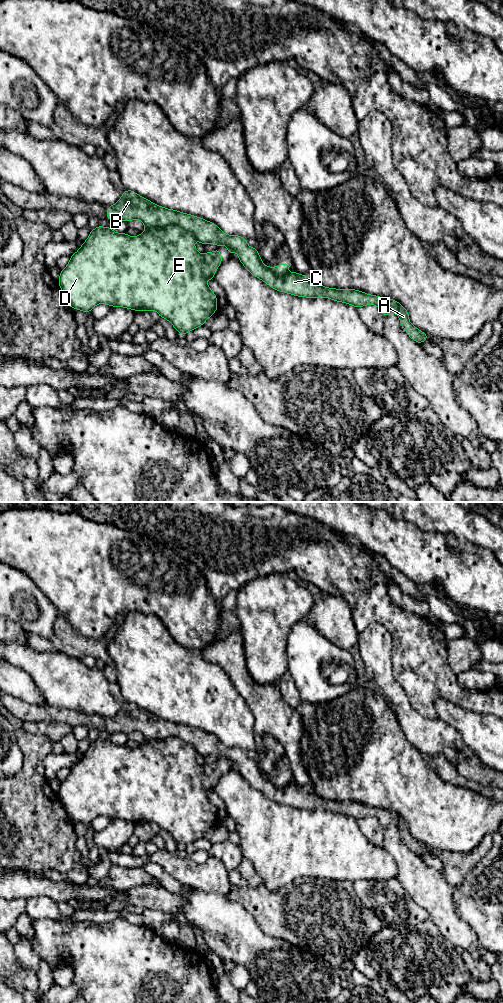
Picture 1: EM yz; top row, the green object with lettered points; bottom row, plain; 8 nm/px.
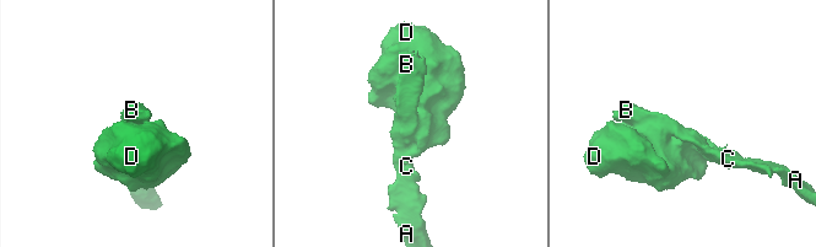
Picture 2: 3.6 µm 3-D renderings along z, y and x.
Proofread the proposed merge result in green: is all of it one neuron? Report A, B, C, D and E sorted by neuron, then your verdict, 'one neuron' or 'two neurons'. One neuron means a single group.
A B C / D E | two neurons

